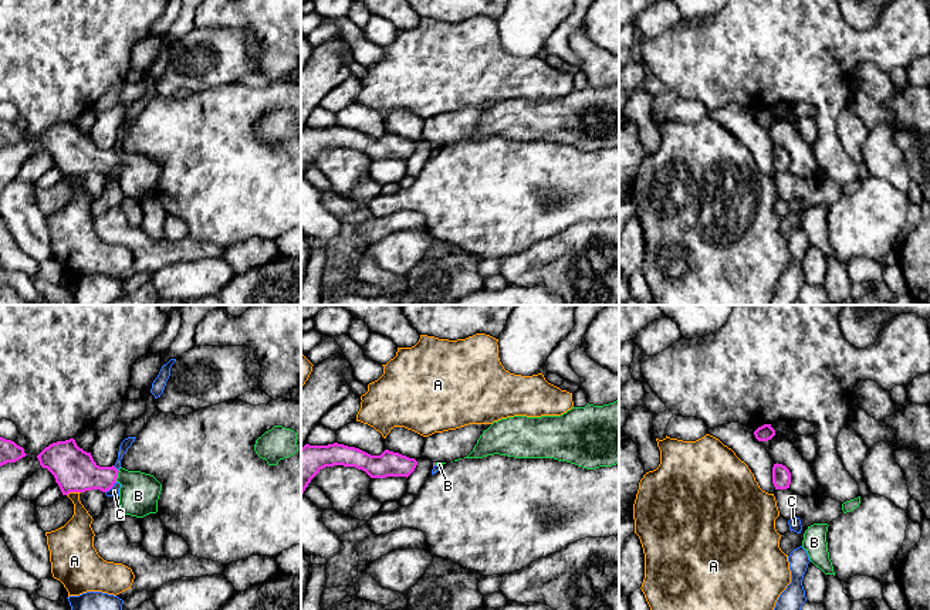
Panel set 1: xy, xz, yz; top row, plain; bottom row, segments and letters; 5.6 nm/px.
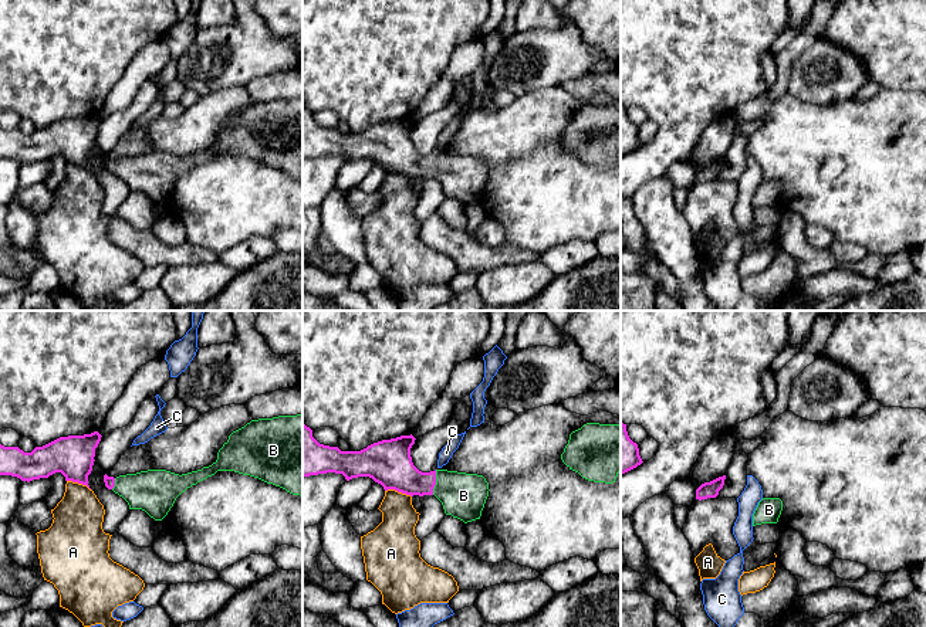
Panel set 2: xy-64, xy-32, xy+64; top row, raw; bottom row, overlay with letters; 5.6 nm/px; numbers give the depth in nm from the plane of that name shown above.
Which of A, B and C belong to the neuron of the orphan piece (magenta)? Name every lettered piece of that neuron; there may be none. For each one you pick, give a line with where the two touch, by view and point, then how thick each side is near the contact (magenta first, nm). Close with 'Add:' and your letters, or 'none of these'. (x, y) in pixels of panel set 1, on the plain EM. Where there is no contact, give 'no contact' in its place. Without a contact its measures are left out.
B: contact xy (117, 158); calibres 240 and 220 nm
Add: B

